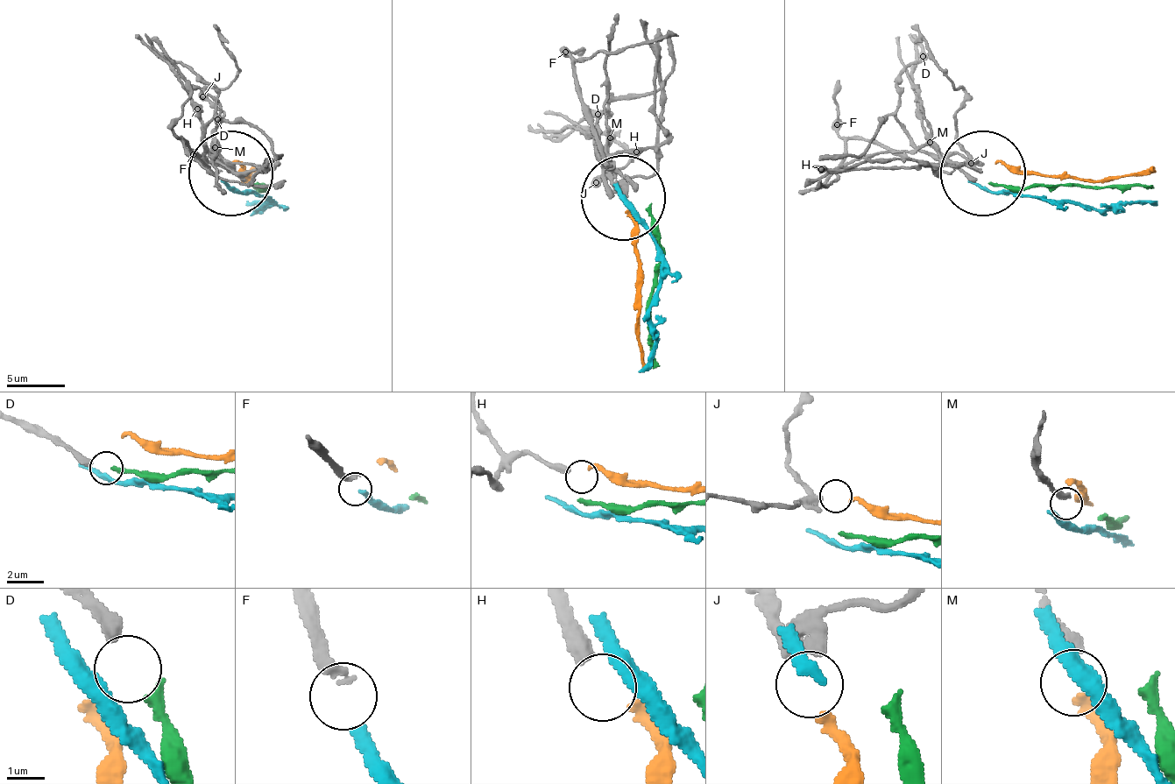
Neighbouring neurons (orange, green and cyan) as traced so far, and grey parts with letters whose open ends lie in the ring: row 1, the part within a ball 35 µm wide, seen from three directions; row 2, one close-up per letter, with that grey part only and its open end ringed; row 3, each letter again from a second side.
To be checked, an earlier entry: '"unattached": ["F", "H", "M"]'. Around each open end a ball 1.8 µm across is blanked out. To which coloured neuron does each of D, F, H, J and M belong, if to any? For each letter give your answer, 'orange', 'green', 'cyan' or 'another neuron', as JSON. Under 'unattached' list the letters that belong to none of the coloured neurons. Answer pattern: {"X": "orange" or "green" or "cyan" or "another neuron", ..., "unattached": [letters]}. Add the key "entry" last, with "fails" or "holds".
{"D": "green", "F": "cyan", "H": "another neuron", "J": "orange", "M": "another neuron", "unattached": ["H", "M"], "entry": "fails"}

